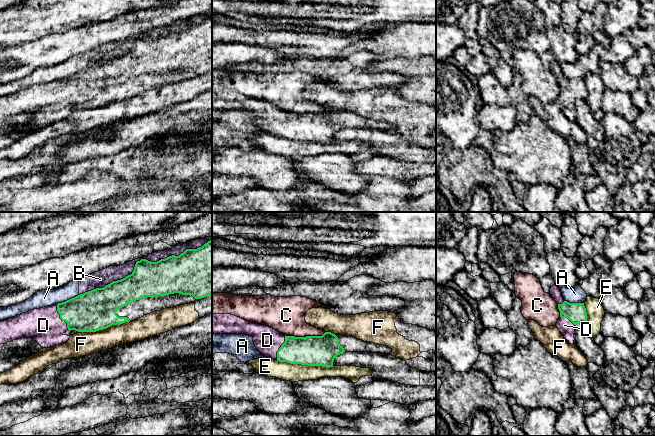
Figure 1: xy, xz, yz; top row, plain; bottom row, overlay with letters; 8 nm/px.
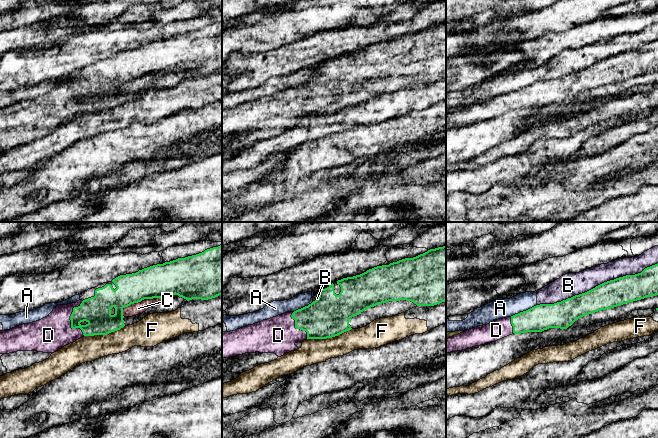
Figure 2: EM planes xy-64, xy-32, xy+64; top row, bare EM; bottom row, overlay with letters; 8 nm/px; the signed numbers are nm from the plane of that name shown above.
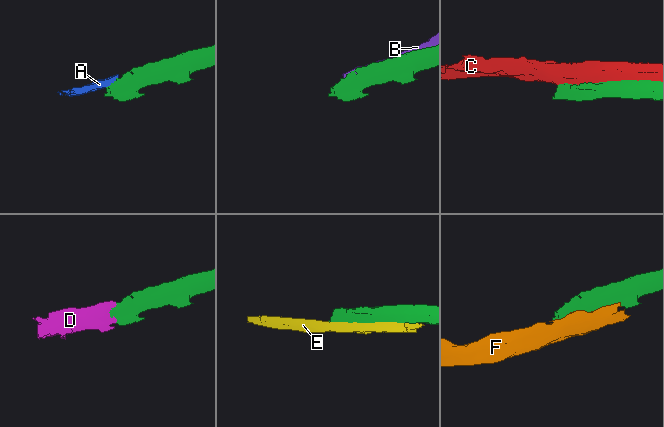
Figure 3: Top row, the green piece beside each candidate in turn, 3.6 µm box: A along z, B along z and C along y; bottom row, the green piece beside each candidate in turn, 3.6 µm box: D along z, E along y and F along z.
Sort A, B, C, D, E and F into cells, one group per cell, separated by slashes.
A B / C / D / E / F

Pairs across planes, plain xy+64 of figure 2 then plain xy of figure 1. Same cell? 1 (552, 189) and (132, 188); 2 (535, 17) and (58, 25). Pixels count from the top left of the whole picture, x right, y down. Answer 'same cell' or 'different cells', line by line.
1: different cells
2: same cell

